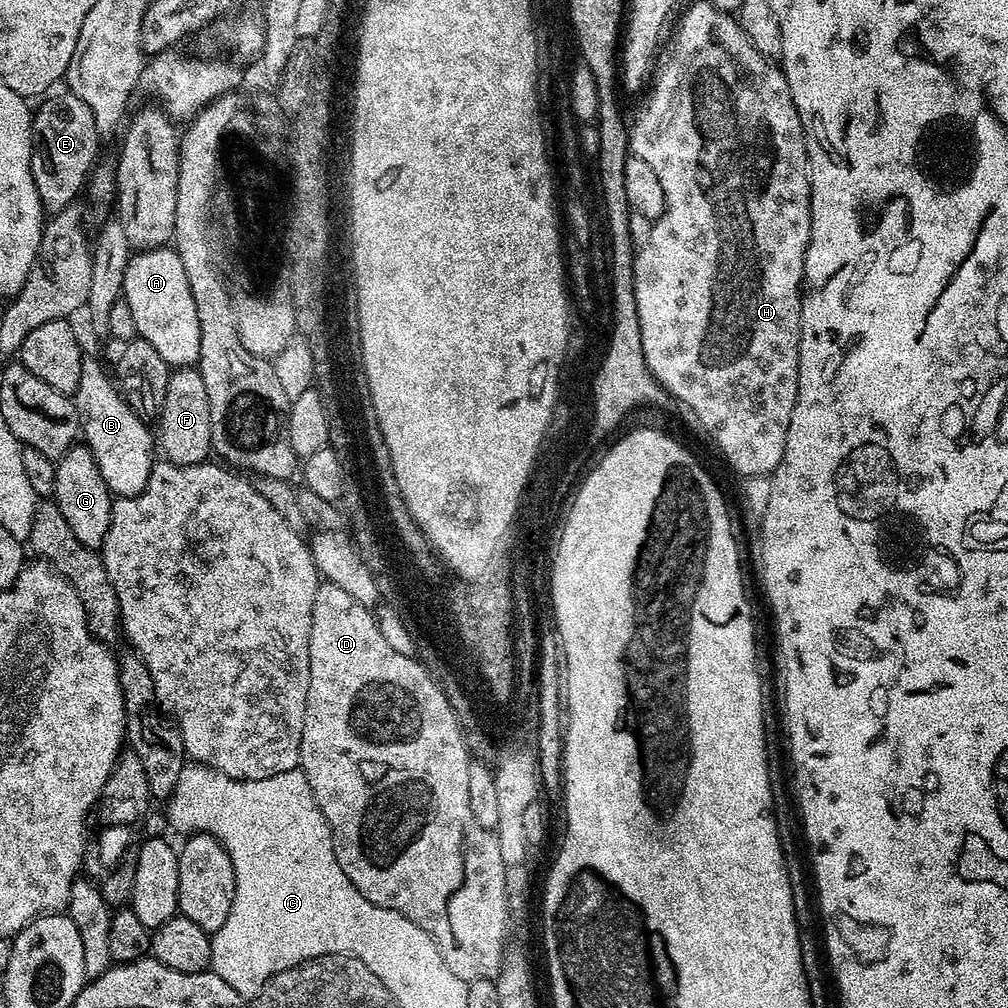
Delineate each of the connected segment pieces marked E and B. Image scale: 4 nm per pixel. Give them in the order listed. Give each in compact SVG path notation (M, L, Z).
M49 95L43 101L45 104L34 112L32 177L45 213L55 214L69 207L75 201L72 199L86 188L90 173L97 163L95 160L100 152L102 137L95 125L90 106L80 96L51 96Z
M88 304L73 309L73 313L68 315L67 321L73 331L74 338L78 341L79 350L84 355L82 377L79 379L79 388L74 393L76 411L81 415L83 439L91 454L93 454L100 474L102 474L102 478L111 493L118 498L121 496L136 496L148 484L149 474L152 471L155 459L153 456L156 455L156 442L153 433L151 436L145 426L147 423L129 406L128 401L123 397L123 393L117 388L113 379L110 376L108 378L101 362L96 358L99 352L100 355L102 352L102 334L94 325L94 317L91 316L91 309Z

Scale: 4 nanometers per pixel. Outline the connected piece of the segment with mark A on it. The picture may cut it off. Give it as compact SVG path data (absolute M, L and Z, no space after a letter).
M175 247L137 251L128 261L122 298L134 314L139 339L150 342L168 365L192 366L199 361L202 330L198 306L190 290L186 266L182 266Z

